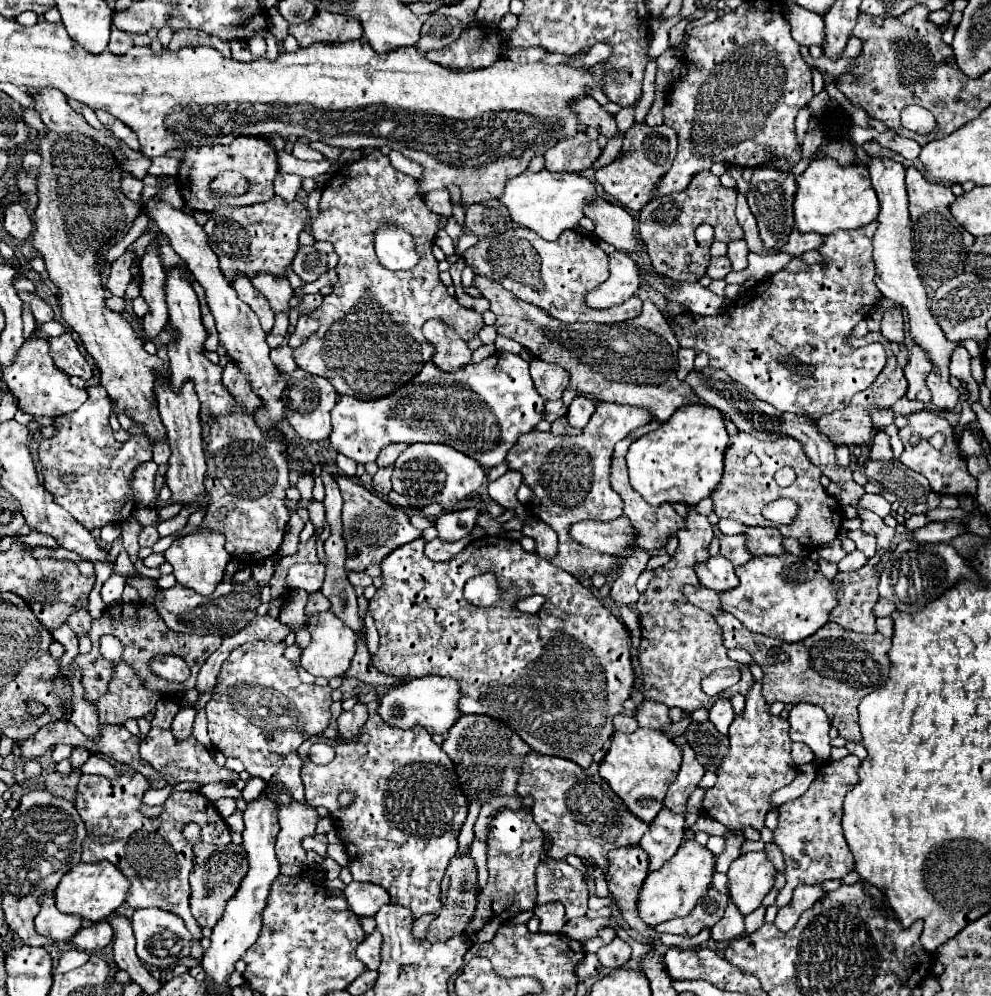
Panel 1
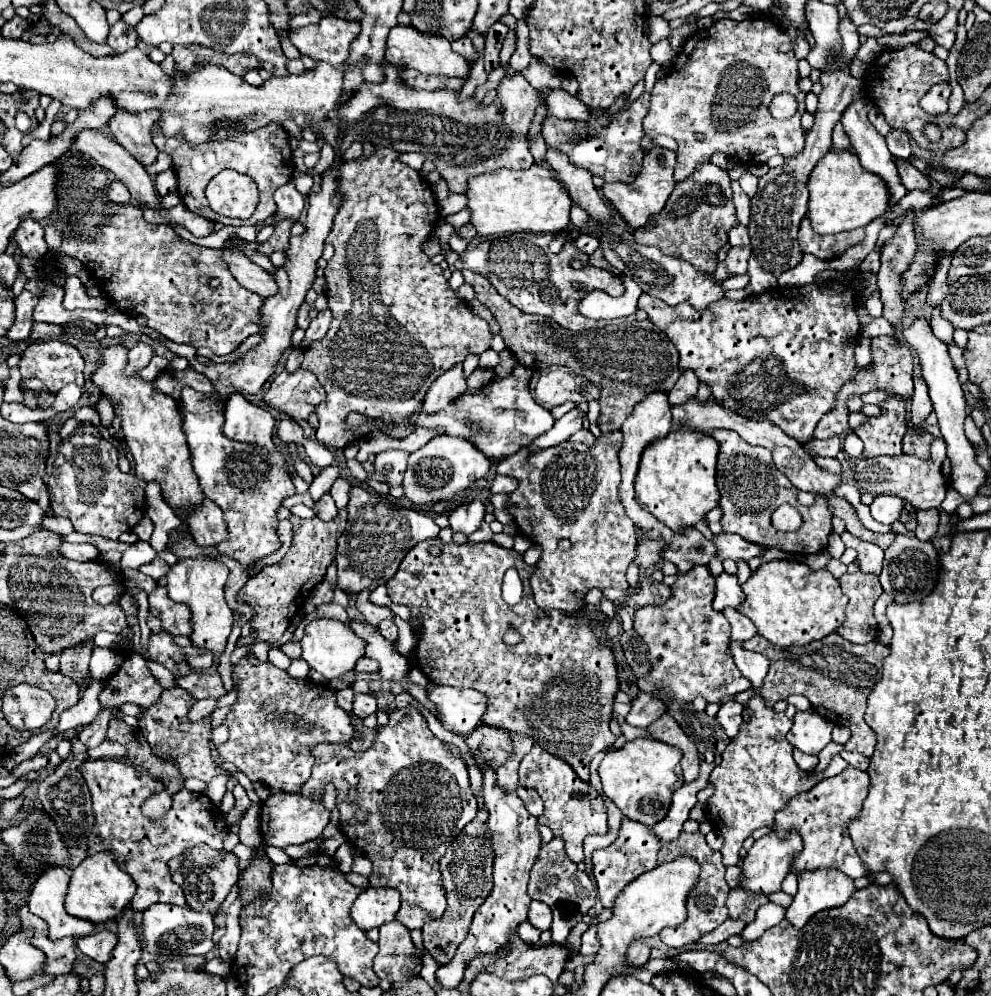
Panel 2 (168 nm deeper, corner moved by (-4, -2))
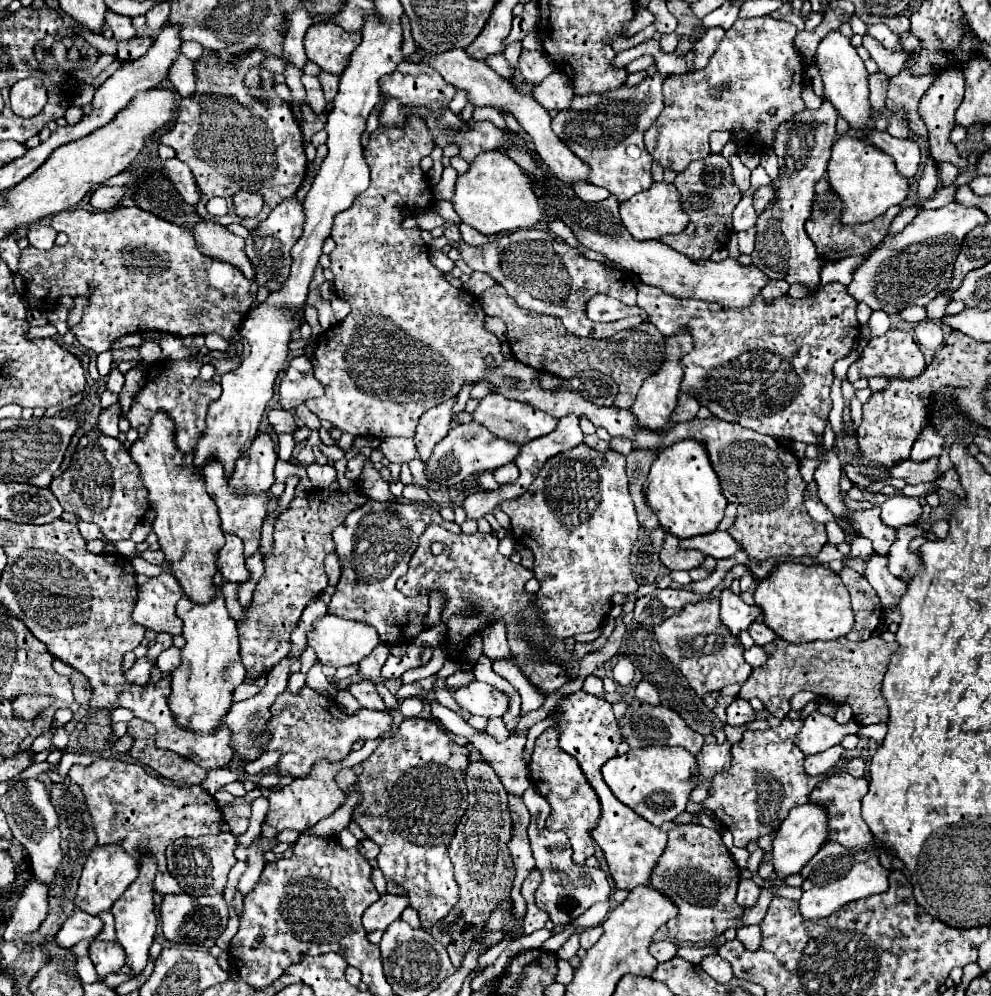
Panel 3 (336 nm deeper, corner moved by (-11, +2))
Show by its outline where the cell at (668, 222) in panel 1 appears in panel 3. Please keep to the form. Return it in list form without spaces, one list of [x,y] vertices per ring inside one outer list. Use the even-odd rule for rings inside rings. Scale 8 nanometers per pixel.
[[[708,155],[706,159],[692,161],[692,165],[688,165],[688,169],[676,177],[674,185],[682,195],[682,209],[690,221],[682,233],[666,235],[662,241],[672,249],[688,255],[692,261],[710,259],[714,251],[728,245],[732,233],[732,211],[742,199],[736,183],[732,181],[732,167],[722,155]]]

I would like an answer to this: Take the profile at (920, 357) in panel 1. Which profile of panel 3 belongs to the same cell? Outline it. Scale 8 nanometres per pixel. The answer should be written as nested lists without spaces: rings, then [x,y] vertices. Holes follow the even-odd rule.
[[[928,419],[926,425],[922,427],[922,431],[920,431],[920,437],[916,439],[916,443],[912,447],[910,457],[914,461],[924,461],[928,457],[936,457],[942,451],[942,443],[944,443],[944,439],[940,437],[938,427]]]

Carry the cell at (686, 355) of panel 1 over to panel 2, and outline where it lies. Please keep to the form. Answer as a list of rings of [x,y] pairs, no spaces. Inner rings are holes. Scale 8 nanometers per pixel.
[[[691,371],[683,373],[679,377],[679,381],[675,383],[675,387],[667,393],[669,395],[669,405],[675,407],[675,405],[683,405],[683,403],[695,399],[697,387],[699,387],[699,381],[697,381],[695,373],[691,373]]]

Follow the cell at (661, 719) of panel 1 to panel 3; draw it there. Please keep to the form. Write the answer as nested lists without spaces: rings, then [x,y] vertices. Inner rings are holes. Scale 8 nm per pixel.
[[[640,681],[638,683],[638,687],[636,687],[636,699],[642,701],[642,703],[650,703],[650,705],[658,705],[660,703],[656,689],[648,681]]]

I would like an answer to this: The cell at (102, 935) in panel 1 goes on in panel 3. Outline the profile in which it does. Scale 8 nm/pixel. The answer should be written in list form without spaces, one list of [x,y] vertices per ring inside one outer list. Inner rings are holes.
[[[92,941],[90,959],[98,971],[98,979],[104,979],[124,965],[124,949],[118,941]]]

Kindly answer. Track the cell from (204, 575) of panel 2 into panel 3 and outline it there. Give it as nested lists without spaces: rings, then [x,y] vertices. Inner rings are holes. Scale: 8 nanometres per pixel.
[[[214,587],[216,593],[212,601],[208,603],[196,603],[190,597],[182,595],[182,599],[176,603],[176,613],[184,621],[184,639],[186,645],[182,647],[182,665],[172,673],[172,697],[170,697],[170,709],[176,715],[178,723],[182,727],[192,727],[196,733],[210,733],[228,711],[228,705],[232,705],[232,691],[244,681],[246,669],[240,661],[240,645],[238,645],[238,627],[236,621],[230,617],[222,587]]]

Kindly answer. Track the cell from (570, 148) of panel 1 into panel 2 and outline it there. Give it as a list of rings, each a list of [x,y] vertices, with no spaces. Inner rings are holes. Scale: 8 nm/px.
[[[643,93],[637,101],[631,105],[623,107],[619,113],[609,117],[607,111],[603,115],[589,115],[589,121],[565,121],[557,117],[547,117],[543,121],[543,139],[549,147],[559,149],[561,153],[569,155],[569,161],[577,167],[583,167],[591,171],[593,175],[603,177],[607,183],[613,181],[623,181],[623,183],[633,183],[633,177],[641,169],[643,161],[643,149],[641,149],[641,139],[643,139],[643,119],[645,113],[649,111],[649,93]]]

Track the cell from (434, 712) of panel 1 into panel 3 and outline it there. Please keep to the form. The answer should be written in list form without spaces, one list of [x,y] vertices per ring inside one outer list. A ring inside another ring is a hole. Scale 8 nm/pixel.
[[[472,681],[466,687],[454,691],[454,699],[462,711],[470,715],[480,715],[484,719],[502,717],[508,709],[508,697],[496,687],[480,681]]]

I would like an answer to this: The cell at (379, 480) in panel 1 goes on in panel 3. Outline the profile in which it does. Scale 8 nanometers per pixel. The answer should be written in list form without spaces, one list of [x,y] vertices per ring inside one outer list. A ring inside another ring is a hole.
[[[402,437],[384,439],[380,443],[380,451],[384,453],[384,457],[390,463],[408,463],[408,461],[412,461],[412,459],[418,457],[414,441],[412,439],[402,439]]]

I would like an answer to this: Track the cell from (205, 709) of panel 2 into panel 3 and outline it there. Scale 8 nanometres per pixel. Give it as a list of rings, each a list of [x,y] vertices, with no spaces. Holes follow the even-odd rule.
[[[240,685],[240,687],[236,687],[234,693],[232,693],[232,701],[236,703],[236,701],[242,701],[242,699],[248,699],[248,697],[256,695],[258,691],[260,691],[258,685]]]

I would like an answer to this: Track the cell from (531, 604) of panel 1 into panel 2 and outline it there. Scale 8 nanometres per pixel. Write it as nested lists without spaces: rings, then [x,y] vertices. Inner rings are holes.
[[[613,431],[613,433],[601,435],[593,443],[593,447],[565,441],[561,447],[541,449],[531,455],[527,447],[523,447],[515,455],[497,463],[499,475],[511,475],[519,481],[519,487],[513,491],[513,495],[509,495],[505,503],[507,511],[515,517],[519,531],[531,543],[535,541],[543,549],[541,559],[537,561],[535,571],[531,575],[531,589],[535,593],[535,603],[541,609],[557,609],[563,613],[575,613],[581,607],[585,607],[585,595],[589,589],[607,589],[607,587],[625,589],[625,591],[629,589],[625,571],[635,557],[637,531],[617,497],[617,489],[621,483],[617,453],[621,449],[621,441],[623,441],[621,431]],[[561,539],[569,539],[571,549],[567,551],[559,549]]]

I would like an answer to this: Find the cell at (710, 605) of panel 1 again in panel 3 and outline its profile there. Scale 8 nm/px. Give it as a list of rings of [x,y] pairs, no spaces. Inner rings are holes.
[[[754,621],[748,627],[748,633],[750,633],[750,637],[754,639],[756,645],[766,645],[766,643],[770,643],[770,641],[776,639],[776,633],[770,627],[766,627],[762,621]]]

